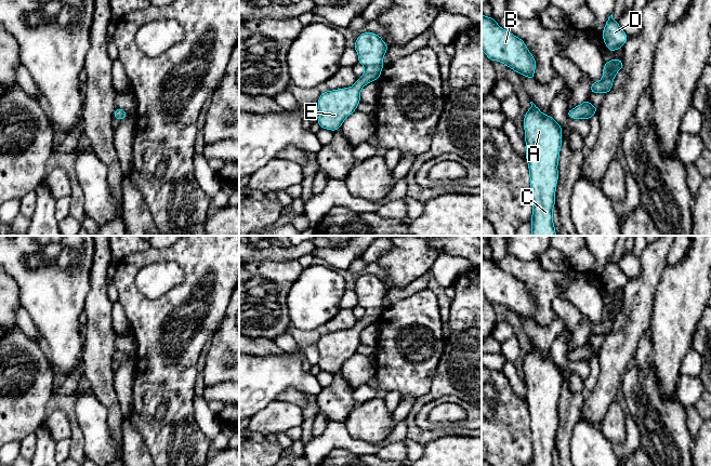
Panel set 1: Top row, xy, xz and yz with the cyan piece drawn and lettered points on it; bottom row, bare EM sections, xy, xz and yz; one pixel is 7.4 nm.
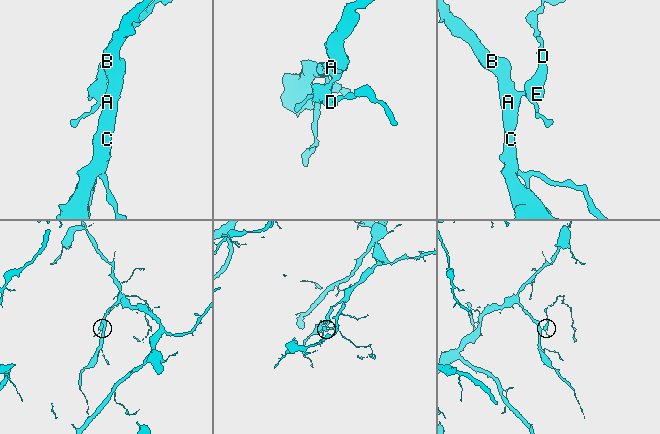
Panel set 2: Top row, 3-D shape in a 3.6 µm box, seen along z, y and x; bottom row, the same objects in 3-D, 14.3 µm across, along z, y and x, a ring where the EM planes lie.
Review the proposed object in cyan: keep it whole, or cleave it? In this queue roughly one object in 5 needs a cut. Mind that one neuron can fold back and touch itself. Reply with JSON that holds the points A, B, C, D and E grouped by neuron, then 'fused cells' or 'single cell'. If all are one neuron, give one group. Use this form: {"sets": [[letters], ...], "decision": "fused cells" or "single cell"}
{"sets": [["A", "B", "C", "D", "E"]], "decision": "single cell"}

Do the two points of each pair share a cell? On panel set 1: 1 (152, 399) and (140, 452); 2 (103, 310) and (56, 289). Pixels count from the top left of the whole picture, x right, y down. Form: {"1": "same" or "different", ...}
{"1": "different", "2": "different"}

